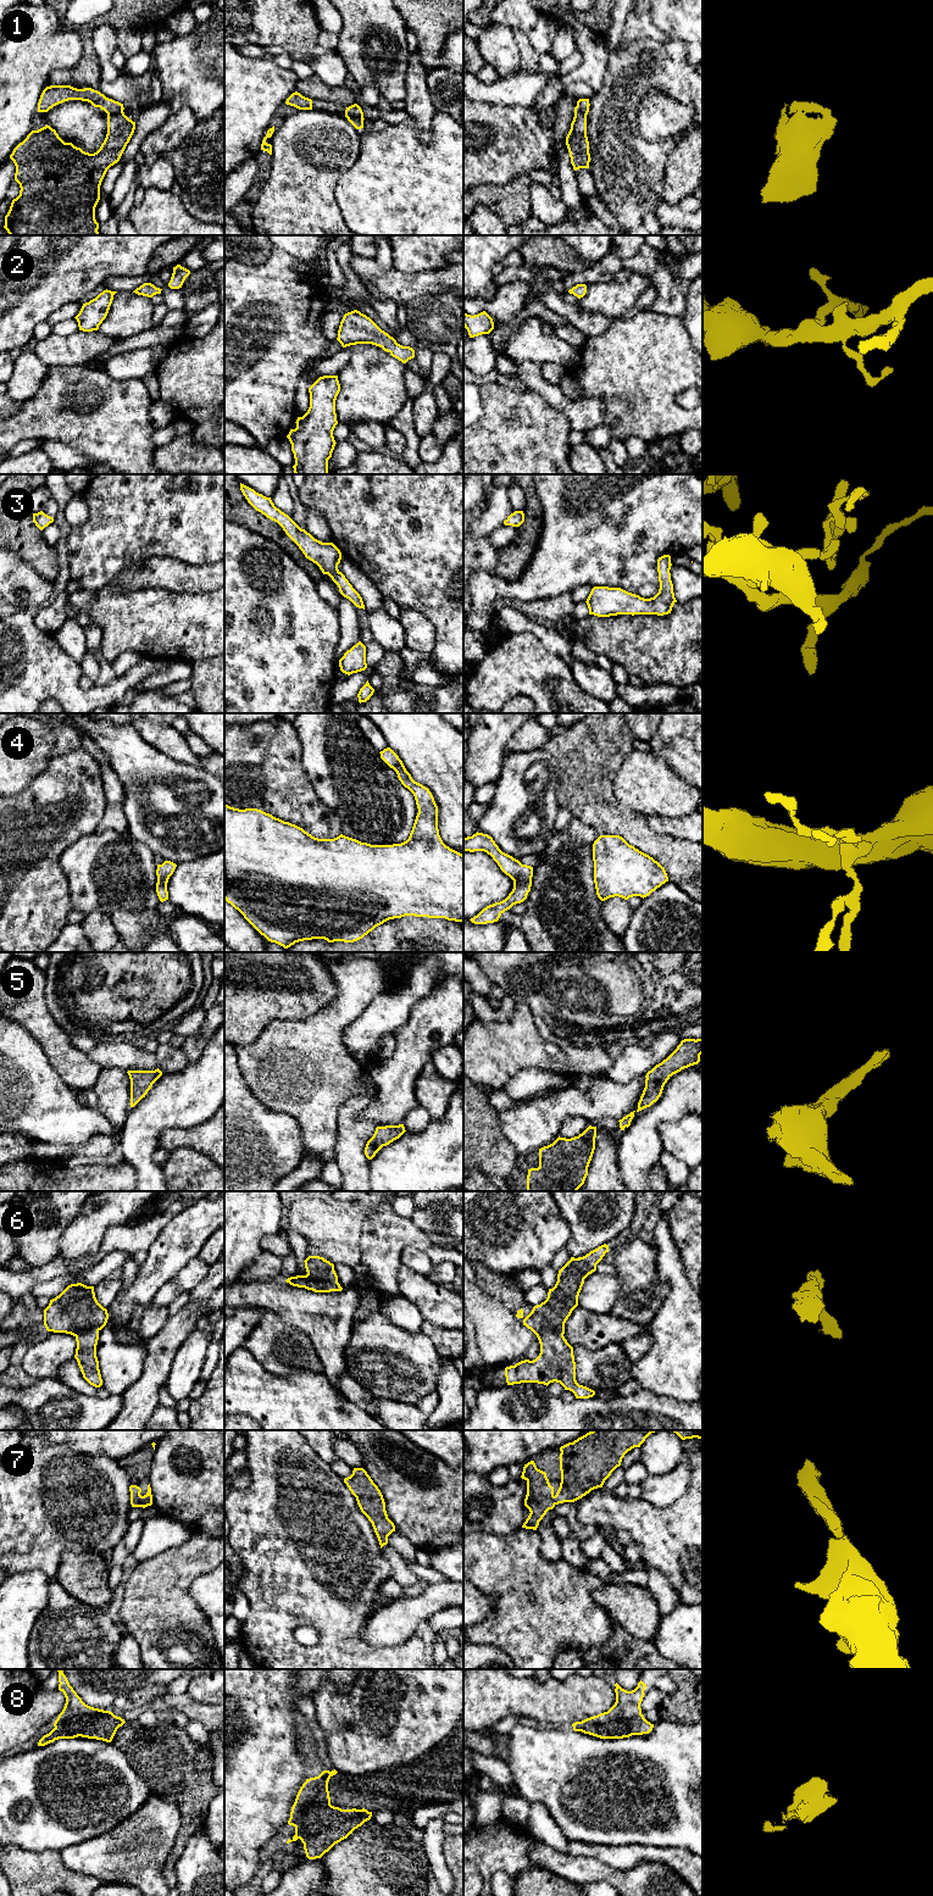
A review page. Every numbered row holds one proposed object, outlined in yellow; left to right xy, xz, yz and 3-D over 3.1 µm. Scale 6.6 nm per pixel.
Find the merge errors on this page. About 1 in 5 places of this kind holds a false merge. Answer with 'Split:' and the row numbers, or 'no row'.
Split: no row

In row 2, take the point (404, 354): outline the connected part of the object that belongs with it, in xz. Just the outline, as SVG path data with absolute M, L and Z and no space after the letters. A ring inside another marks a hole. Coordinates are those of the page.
M357 310L344 315L337 340L343 347L356 344L372 344L382 347L402 363L415 357L415 350L402 346L388 333L382 330L370 317Z

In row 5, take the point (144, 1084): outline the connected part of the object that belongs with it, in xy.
M157 1068L155 1071L128 1071L130 1079L130 1107L134 1107L151 1089L152 1084L162 1075Z

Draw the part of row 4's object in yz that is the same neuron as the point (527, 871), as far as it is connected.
M476 833L463 838L463 851L484 851L493 857L500 869L513 880L513 889L509 896L483 908L470 921L474 924L487 924L498 922L500 916L513 905L521 903L527 899L532 886L533 867L522 864L518 860L502 852L492 836Z

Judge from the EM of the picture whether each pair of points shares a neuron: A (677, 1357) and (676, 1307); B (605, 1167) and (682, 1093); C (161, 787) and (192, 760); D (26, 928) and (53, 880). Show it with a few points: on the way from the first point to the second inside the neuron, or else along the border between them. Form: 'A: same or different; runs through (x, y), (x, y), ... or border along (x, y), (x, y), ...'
A: same; runs through (677, 1345), (677, 1319)
B: different; border along (617, 1144), (617, 1167), (622, 1178)
C: different; border along (161, 751), (181, 762), (200, 767)
D: same; runs through (26, 916), (26, 907), (40, 893)

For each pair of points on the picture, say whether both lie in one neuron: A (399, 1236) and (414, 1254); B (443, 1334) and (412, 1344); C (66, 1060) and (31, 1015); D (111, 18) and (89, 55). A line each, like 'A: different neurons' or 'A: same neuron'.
A: different neurons
B: different neurons
C: same neuron
D: same neuron

